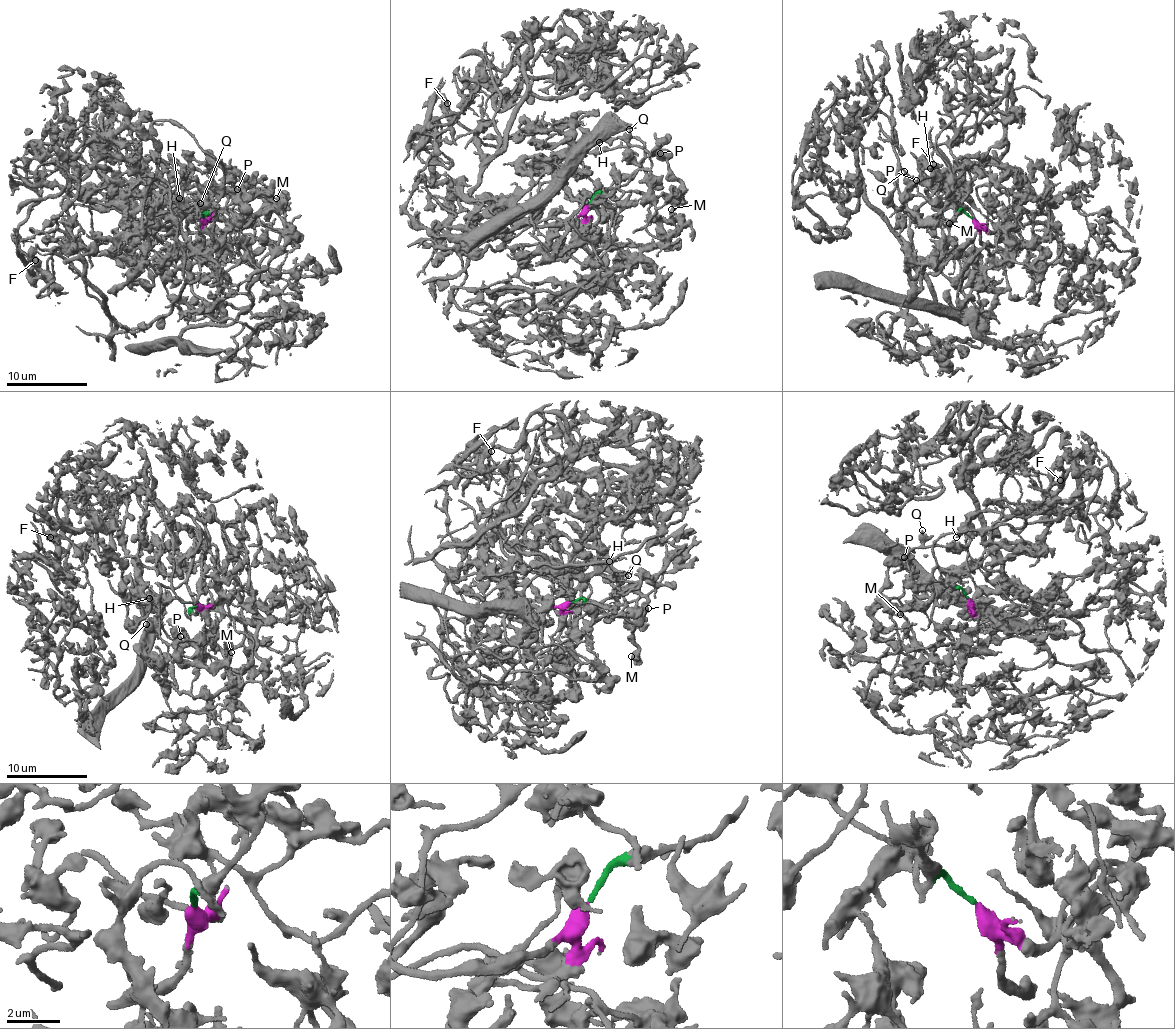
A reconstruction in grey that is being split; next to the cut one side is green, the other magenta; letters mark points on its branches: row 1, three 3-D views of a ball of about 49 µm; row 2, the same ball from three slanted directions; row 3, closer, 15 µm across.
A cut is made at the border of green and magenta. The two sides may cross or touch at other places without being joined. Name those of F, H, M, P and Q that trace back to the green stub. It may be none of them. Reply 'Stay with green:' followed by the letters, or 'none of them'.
Stay with green: none of them

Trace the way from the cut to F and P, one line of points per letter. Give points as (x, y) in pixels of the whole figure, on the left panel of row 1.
F: (204, 218), (133, 258), (44, 243), (57, 229), (53, 222), (17, 243), (32, 266), (19, 253), (36, 260)
P: (204, 218), (178, 247), (154, 233), (171, 225), (159, 215), (197, 201), (238, 221), (238, 189)

